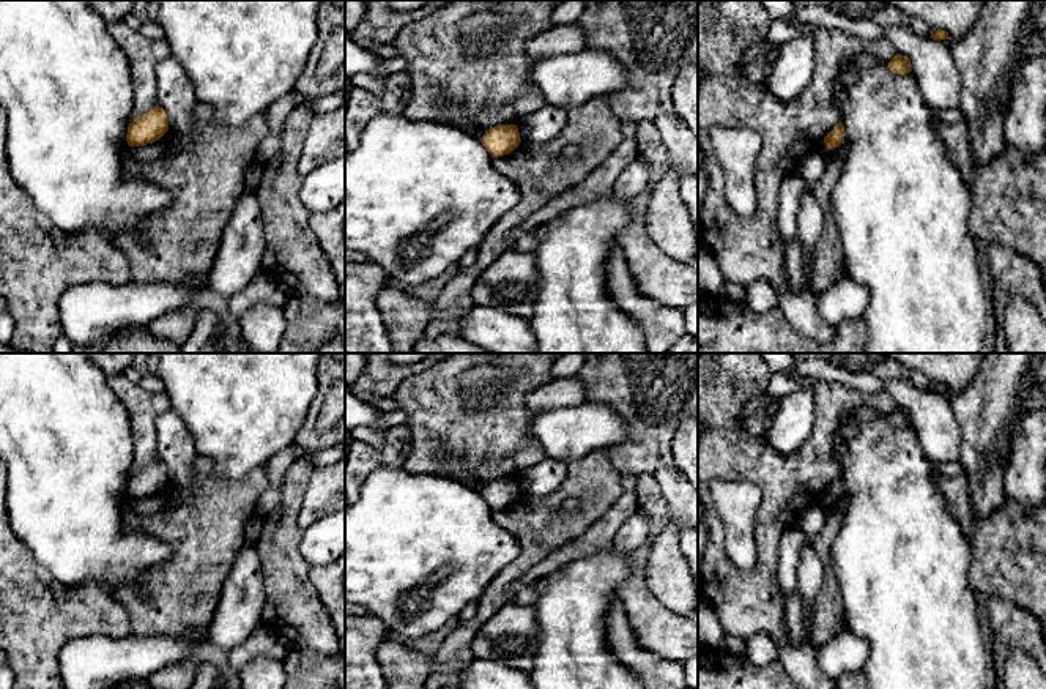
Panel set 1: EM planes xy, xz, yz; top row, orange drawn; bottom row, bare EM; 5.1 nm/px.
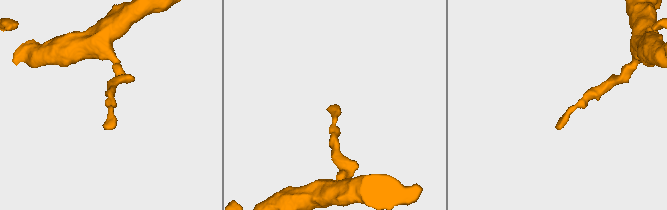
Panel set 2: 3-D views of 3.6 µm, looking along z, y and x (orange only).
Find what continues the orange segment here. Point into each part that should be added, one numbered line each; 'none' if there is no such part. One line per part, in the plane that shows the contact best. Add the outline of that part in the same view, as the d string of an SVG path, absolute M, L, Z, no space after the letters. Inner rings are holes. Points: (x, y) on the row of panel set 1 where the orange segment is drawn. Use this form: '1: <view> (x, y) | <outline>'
none

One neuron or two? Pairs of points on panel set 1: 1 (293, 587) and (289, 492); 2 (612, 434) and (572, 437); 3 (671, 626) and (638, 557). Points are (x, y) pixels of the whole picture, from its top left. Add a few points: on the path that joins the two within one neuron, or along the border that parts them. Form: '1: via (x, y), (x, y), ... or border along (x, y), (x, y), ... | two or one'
1: via (287, 563), (287, 516) | one
2: via (602, 434), (582, 434) | one
3: via (654, 612), (638, 596), (638, 574) | one

